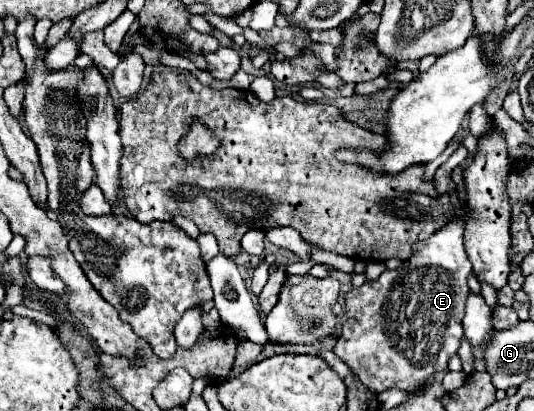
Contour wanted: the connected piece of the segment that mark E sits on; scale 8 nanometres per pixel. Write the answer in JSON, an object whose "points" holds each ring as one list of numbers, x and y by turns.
{"points":[[459,144,459,148,449,156,441,168,437,168,433,176,433,184,437,194,447,194,455,206,455,216,443,228,433,232,423,242,413,246,413,254,395,270,385,270,377,280,365,282,361,288,353,288,345,296,347,320,343,324,341,336,333,348,333,352,353,370,353,374,375,394,387,388,399,388,405,392,413,392,437,372,445,370,449,358,457,352,459,342,463,338,463,310,469,294,467,276,471,272,471,262,463,248,463,220,461,220,461,204,457,196,457,184,453,184,453,170,467,158,467,148]]}

